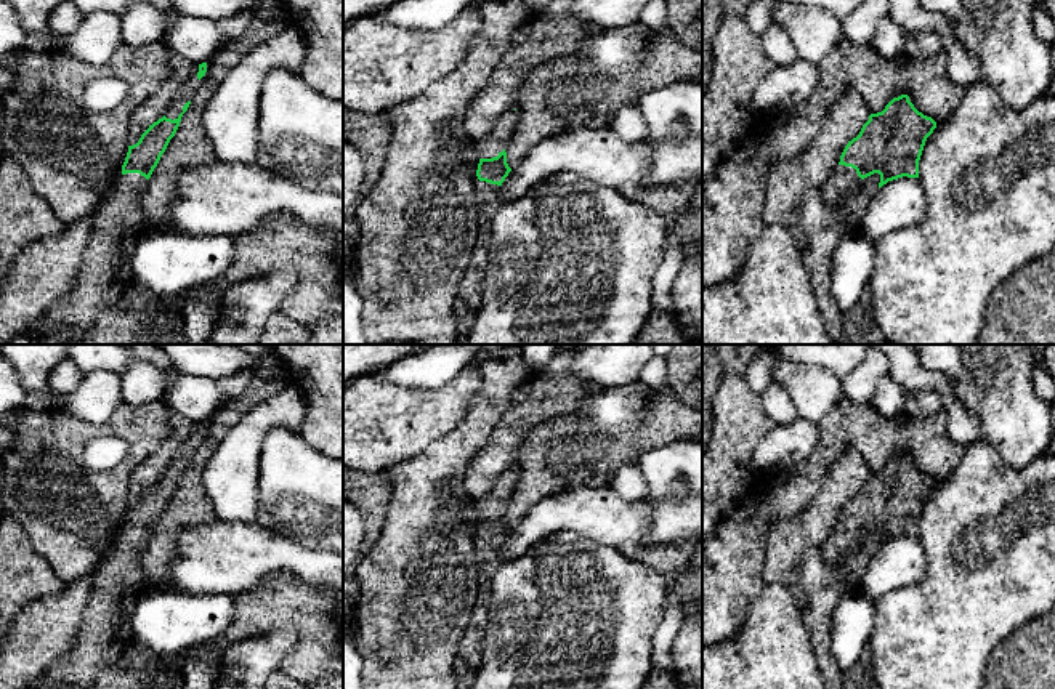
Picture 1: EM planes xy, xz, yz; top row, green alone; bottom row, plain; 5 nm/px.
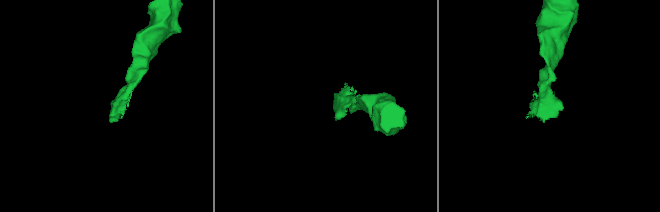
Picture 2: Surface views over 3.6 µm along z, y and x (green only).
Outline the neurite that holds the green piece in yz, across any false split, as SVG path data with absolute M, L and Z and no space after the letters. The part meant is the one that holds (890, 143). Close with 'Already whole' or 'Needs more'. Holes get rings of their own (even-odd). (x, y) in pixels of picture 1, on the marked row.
M907 95L893 98L848 141L824 187L826 195L840 203L858 187L859 178L874 173L880 175L879 187L903 176L919 178L919 160L935 128L936 122L919 112Z. Needs more

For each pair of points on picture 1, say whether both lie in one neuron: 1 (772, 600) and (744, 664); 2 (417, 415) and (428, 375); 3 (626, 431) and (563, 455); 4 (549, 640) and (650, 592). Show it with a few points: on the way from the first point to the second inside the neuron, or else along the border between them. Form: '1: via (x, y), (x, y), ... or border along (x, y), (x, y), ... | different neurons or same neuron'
1: via (772, 616), (772, 636), (760, 648) | same neuron
2: border along (460, 372), (448, 382), (430, 388), (388, 383) | different neurons
3: via (610, 431), (603, 433), (587, 447), (579, 449) | same neuron
4: via (574, 622), (581, 616), (624, 601) | same neuron

